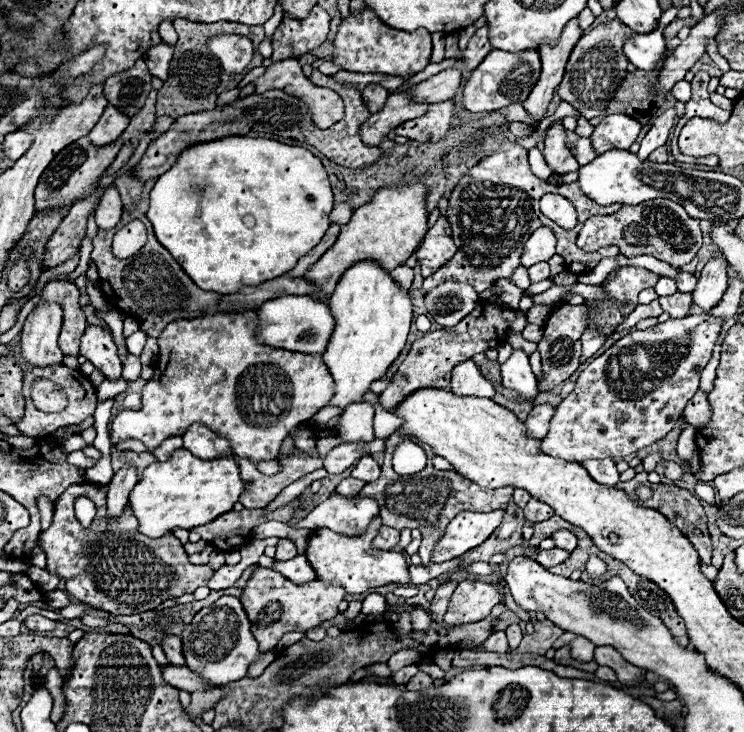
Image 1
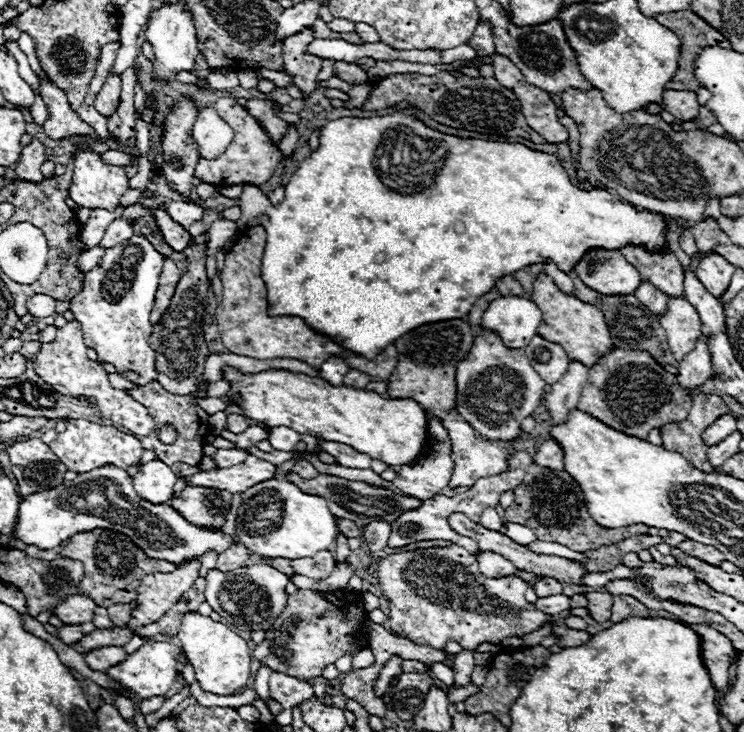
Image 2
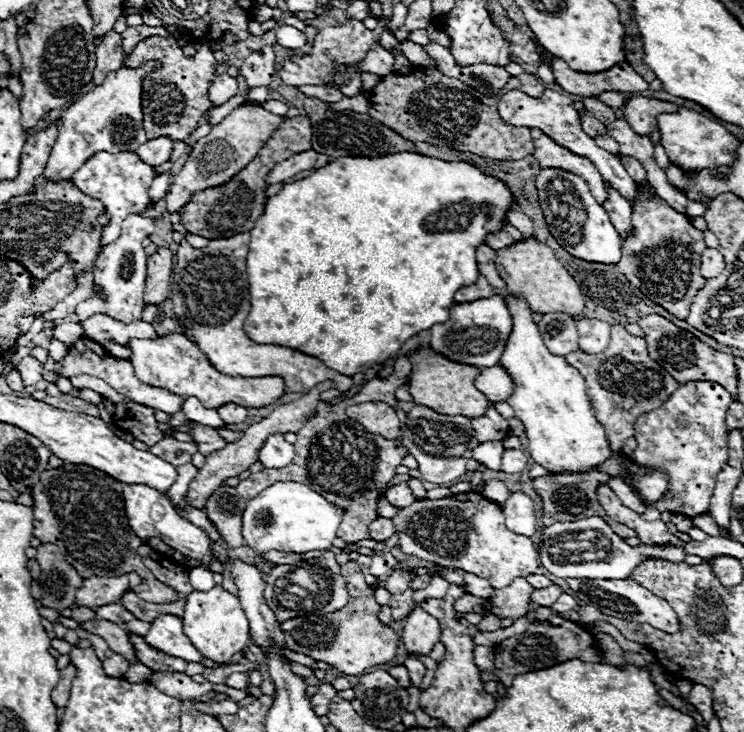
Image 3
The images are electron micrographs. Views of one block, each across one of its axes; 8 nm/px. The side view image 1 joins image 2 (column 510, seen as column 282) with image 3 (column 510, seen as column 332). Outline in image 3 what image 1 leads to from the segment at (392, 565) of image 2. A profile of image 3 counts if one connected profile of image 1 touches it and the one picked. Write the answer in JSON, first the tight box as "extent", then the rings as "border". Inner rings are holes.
{"extent":[490,578,534,620],"border":[[[516,578],[510,586],[498,590],[490,598],[492,614],[498,618],[518,620],[522,614],[528,612],[532,592],[534,592],[534,586],[530,582],[526,582],[526,578]]]}

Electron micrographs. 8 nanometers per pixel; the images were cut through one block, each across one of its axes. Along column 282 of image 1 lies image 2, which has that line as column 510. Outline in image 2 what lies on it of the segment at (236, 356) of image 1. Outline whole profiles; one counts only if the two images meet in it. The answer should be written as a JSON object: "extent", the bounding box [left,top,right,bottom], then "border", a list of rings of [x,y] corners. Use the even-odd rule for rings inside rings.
{"extent":[456,332,544,438],"border":[[[482,332],[466,360],[456,370],[456,410],[482,434],[484,438],[520,438],[520,422],[528,418],[538,406],[544,392],[542,378],[530,366],[524,350],[510,350],[496,334]]]}

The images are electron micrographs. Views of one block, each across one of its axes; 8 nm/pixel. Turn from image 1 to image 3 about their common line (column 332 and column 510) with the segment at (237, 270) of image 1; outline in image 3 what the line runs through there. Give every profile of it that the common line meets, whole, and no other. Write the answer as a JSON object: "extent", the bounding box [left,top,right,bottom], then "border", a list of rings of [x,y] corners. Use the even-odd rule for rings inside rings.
{"extent":[242,152,512,376],"border":[[[398,152],[378,158],[338,158],[314,170],[308,178],[286,184],[276,196],[268,198],[262,218],[258,218],[256,226],[250,230],[246,266],[252,310],[242,328],[246,330],[246,336],[252,338],[252,342],[278,344],[300,350],[302,354],[310,354],[322,360],[326,366],[344,376],[354,376],[376,364],[382,364],[384,360],[396,356],[408,338],[448,320],[450,306],[454,304],[454,294],[462,286],[474,284],[474,280],[478,278],[476,246],[486,240],[488,232],[500,230],[500,220],[506,218],[506,208],[510,208],[510,202],[512,196],[502,182],[496,182],[494,178],[486,176],[476,166],[466,162],[444,162],[414,152]]]}

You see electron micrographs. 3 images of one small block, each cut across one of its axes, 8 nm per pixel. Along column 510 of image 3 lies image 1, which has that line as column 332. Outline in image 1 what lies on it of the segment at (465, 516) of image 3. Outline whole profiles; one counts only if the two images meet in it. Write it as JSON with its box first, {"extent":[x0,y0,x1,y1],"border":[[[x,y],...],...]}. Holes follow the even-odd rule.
{"extent":[306,518,410,594],"border":[[[374,518],[374,524],[370,524],[368,532],[360,538],[346,538],[334,534],[332,530],[316,530],[308,542],[306,558],[316,570],[318,580],[338,582],[344,586],[348,594],[362,594],[370,588],[378,588],[386,584],[410,584],[408,564],[402,554],[388,554],[388,550],[372,548],[372,540],[380,526],[382,526],[380,518]]]}

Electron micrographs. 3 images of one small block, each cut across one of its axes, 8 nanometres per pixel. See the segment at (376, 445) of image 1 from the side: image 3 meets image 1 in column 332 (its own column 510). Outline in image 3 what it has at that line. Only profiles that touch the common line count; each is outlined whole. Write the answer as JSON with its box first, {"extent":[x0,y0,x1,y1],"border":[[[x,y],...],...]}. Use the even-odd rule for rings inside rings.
{"extent":[502,448,528,474],"border":[[[506,448],[504,454],[502,454],[502,472],[506,474],[516,474],[516,472],[522,472],[528,464],[528,456],[522,452],[522,450],[512,450],[512,448]]]}

